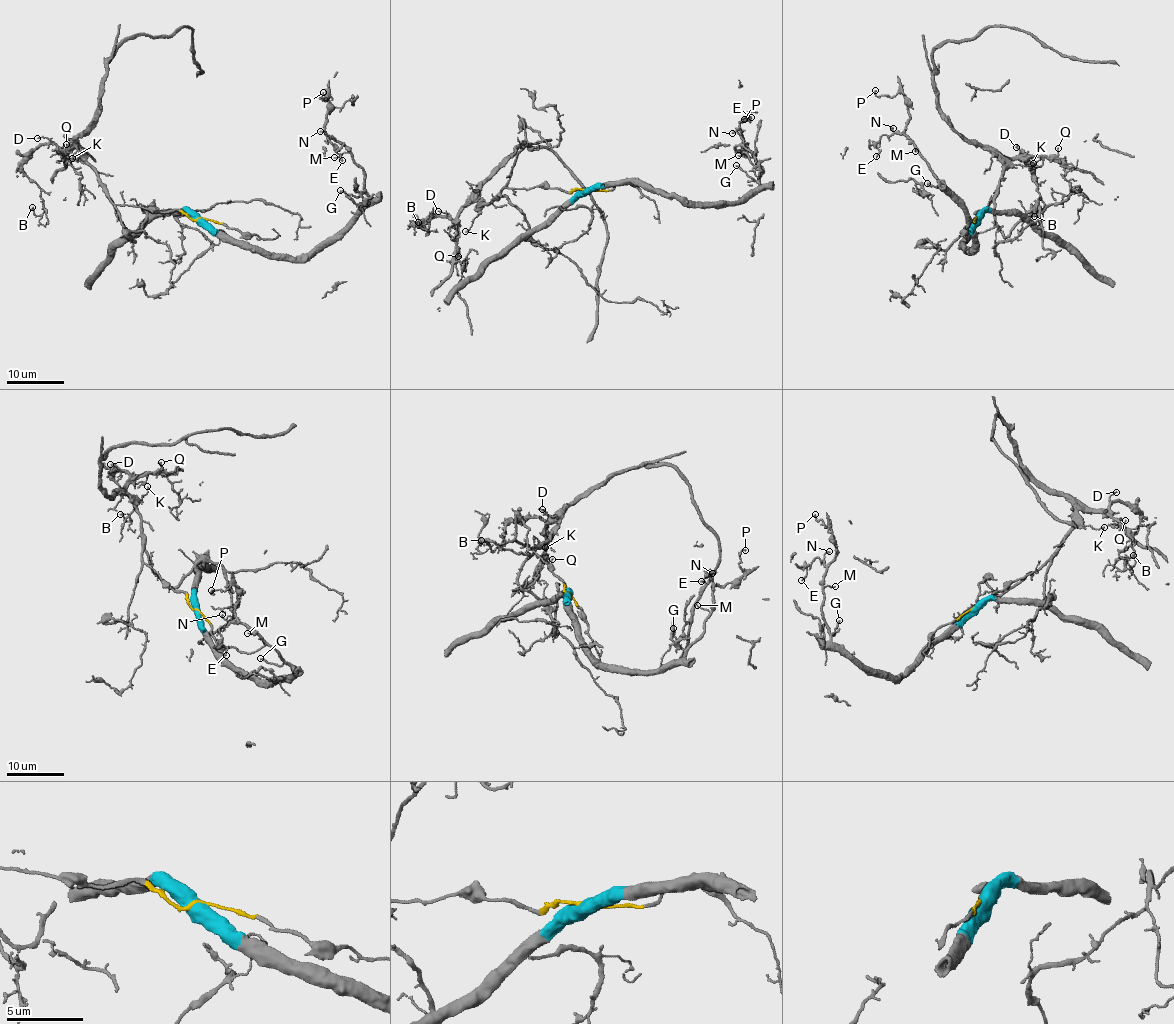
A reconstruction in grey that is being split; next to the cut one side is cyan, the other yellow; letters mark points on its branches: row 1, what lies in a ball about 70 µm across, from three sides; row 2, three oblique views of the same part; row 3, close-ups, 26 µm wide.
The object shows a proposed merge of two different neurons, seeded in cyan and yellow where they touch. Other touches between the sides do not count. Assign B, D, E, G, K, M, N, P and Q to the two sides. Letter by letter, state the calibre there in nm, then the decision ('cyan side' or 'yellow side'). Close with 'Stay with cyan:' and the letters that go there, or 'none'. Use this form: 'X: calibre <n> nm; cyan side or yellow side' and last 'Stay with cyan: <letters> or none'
B: calibre 170 nm; yellow side
D: calibre 100 nm; yellow side
E: calibre 130 nm; cyan side
G: calibre 180 nm; cyan side
K: calibre 130 nm; yellow side
M: calibre 80 nm; cyan side
N: calibre 120 nm; cyan side
P: calibre 130 nm; cyan side
Q: calibre 100 nm; yellow side
Stay with cyan: E, G, M, N, P

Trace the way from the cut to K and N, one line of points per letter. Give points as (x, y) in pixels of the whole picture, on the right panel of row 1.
K: (976, 218), (980, 211), (981, 214), (979, 212), (986, 210), (1004, 170), (1033, 163)
N: (976, 218), (962, 242), (969, 250), (973, 243), (966, 207), (915, 146), (893, 127)

